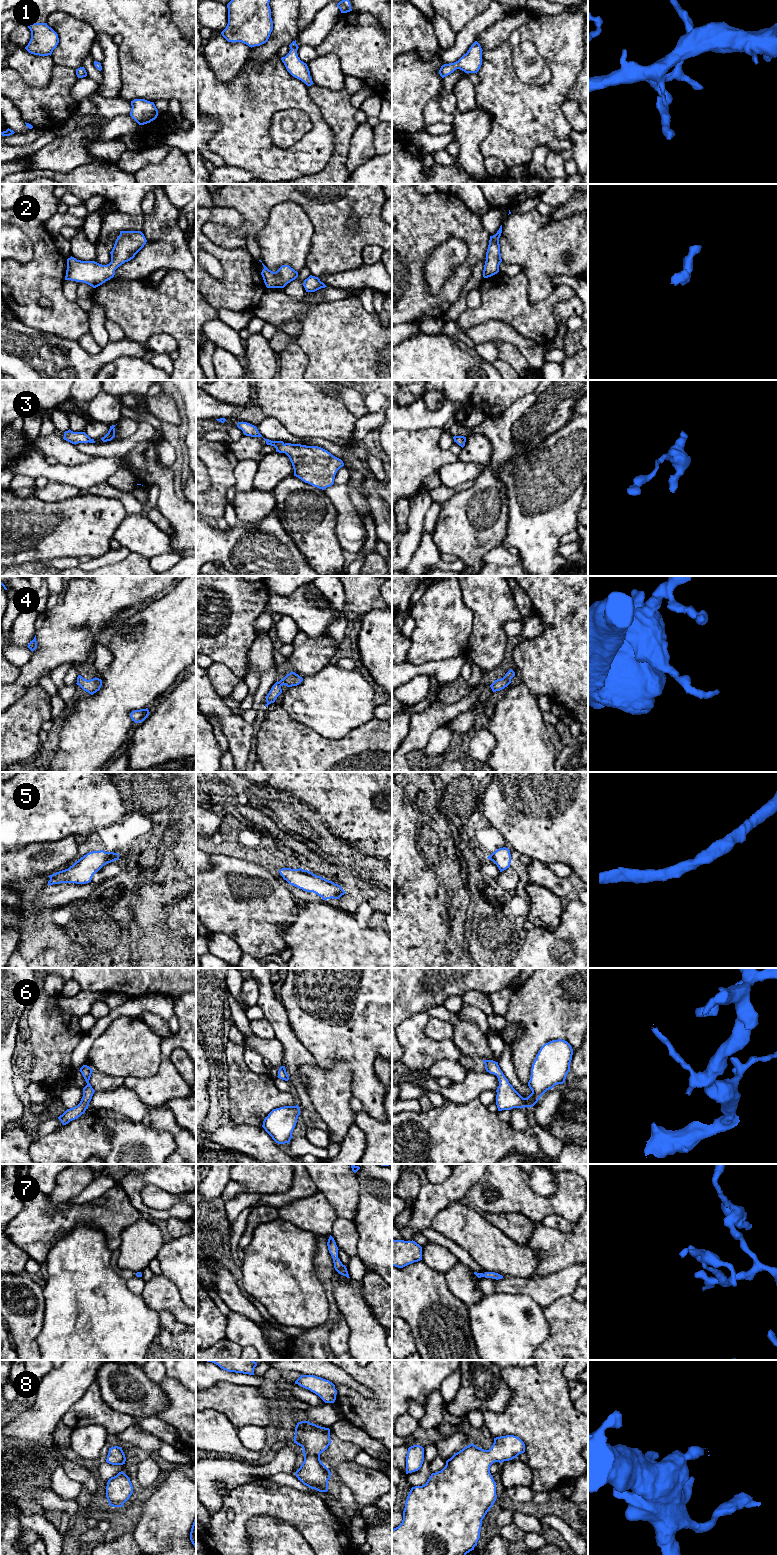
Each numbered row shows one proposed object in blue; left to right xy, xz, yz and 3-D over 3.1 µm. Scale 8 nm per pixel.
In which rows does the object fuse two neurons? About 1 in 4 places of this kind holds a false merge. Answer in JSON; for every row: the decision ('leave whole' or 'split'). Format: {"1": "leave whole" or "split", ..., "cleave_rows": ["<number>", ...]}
{"1": "leave whole", "2": "leave whole", "3": "leave whole", "4": "leave whole", "5": "leave whole", "6": "leave whole", "7": "leave whole", "8": "leave whole", "cleave_rows": []}

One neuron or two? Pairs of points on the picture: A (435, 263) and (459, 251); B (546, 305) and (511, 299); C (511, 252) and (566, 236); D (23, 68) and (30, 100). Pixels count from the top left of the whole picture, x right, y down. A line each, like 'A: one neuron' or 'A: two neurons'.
A: one neuron
B: one neuron
C: one neuron
D: two neurons

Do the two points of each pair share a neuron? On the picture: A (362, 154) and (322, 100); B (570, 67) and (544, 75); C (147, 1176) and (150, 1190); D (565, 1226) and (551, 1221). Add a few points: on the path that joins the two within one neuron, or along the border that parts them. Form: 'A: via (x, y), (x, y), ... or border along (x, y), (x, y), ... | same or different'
A: border along (359, 124), (350, 141), (349, 153), (345, 162) | different
B: border along (538, 53), (550, 71), (550, 79), (540, 86) | different
C: border along (171, 1193), (153, 1185), (146, 1185), (140, 1195) | different
D: via (562, 1224), (559, 1221), (554, 1221) | same

